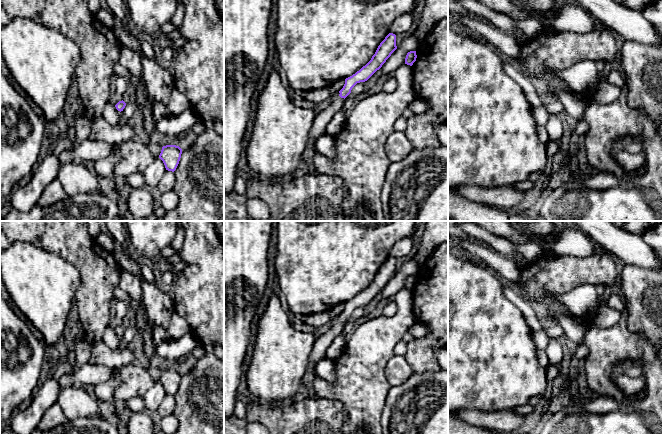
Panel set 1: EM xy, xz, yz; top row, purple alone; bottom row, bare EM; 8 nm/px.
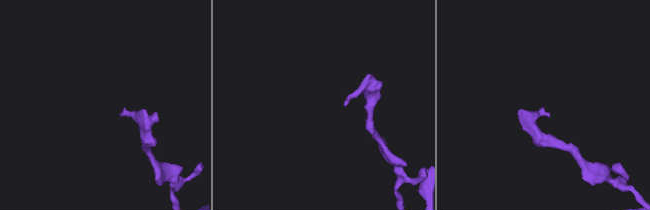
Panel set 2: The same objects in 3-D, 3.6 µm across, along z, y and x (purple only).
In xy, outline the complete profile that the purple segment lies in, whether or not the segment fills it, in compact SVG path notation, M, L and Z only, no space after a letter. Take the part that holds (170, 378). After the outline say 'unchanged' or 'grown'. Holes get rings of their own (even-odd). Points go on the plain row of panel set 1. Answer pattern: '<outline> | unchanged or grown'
M176 369L162 371L159 382L163 385L166 394L174 396L179 388L182 373Z | unchanged

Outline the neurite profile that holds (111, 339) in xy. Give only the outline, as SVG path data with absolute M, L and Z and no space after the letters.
M107 327L105 333L102 336L102 341L110 349L118 349L121 344L121 336L116 333L116 331L110 327Z

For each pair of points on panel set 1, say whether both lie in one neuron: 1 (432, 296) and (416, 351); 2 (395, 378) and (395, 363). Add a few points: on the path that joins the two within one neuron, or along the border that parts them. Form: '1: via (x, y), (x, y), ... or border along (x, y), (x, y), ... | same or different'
1: via (434, 310), (434, 335), (430, 339) | same
2: via (395, 374), (395, 367) | same

